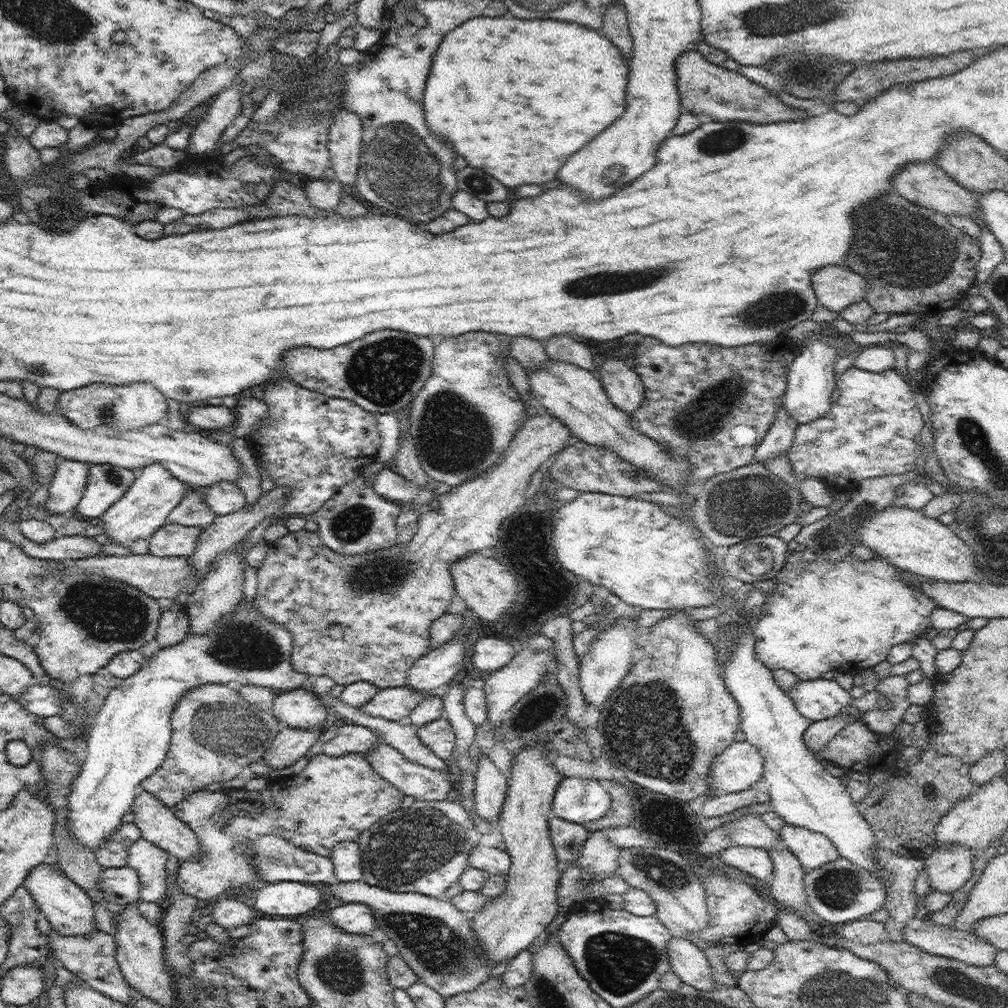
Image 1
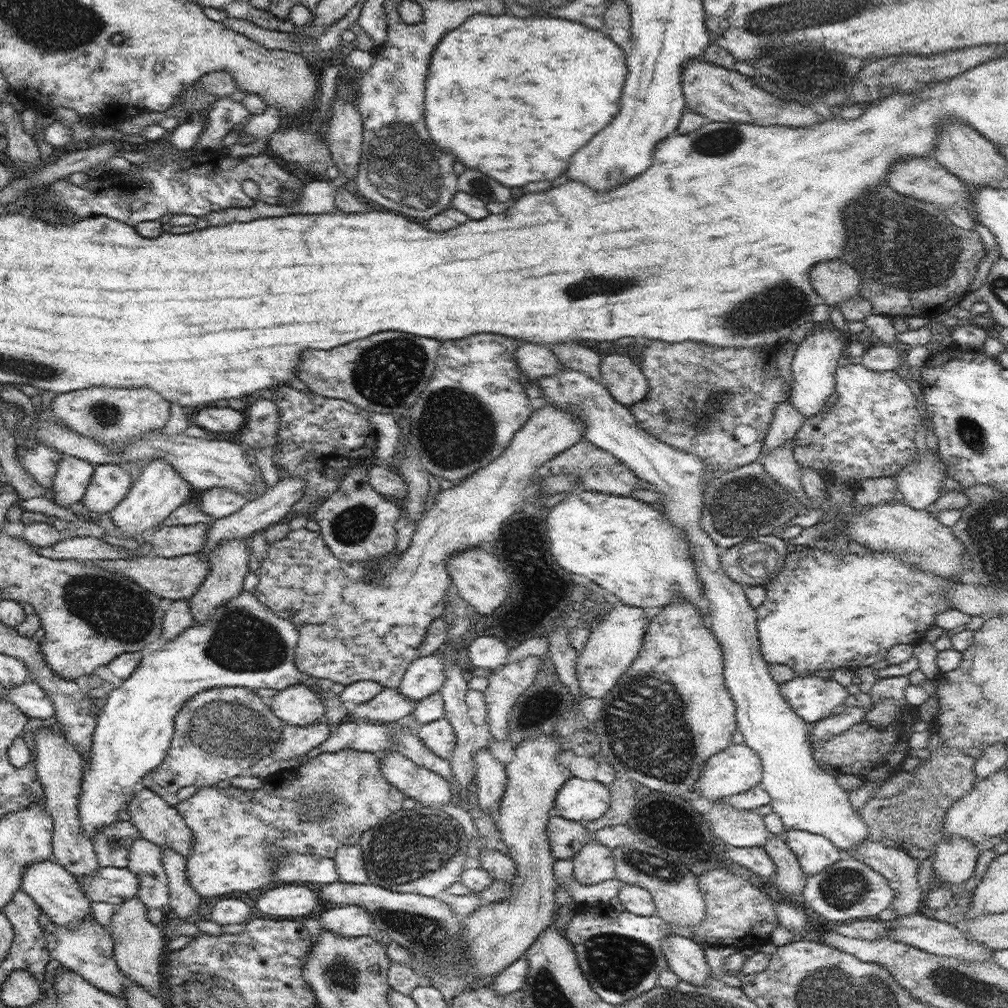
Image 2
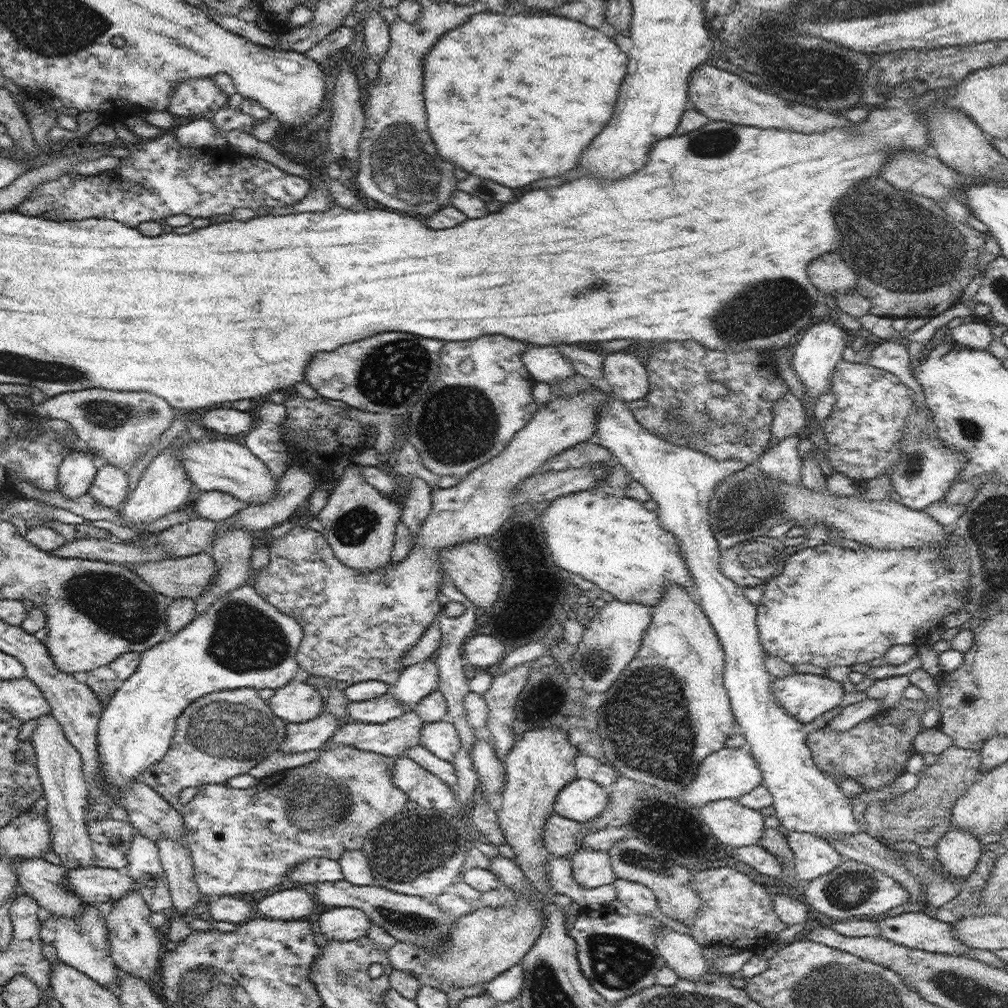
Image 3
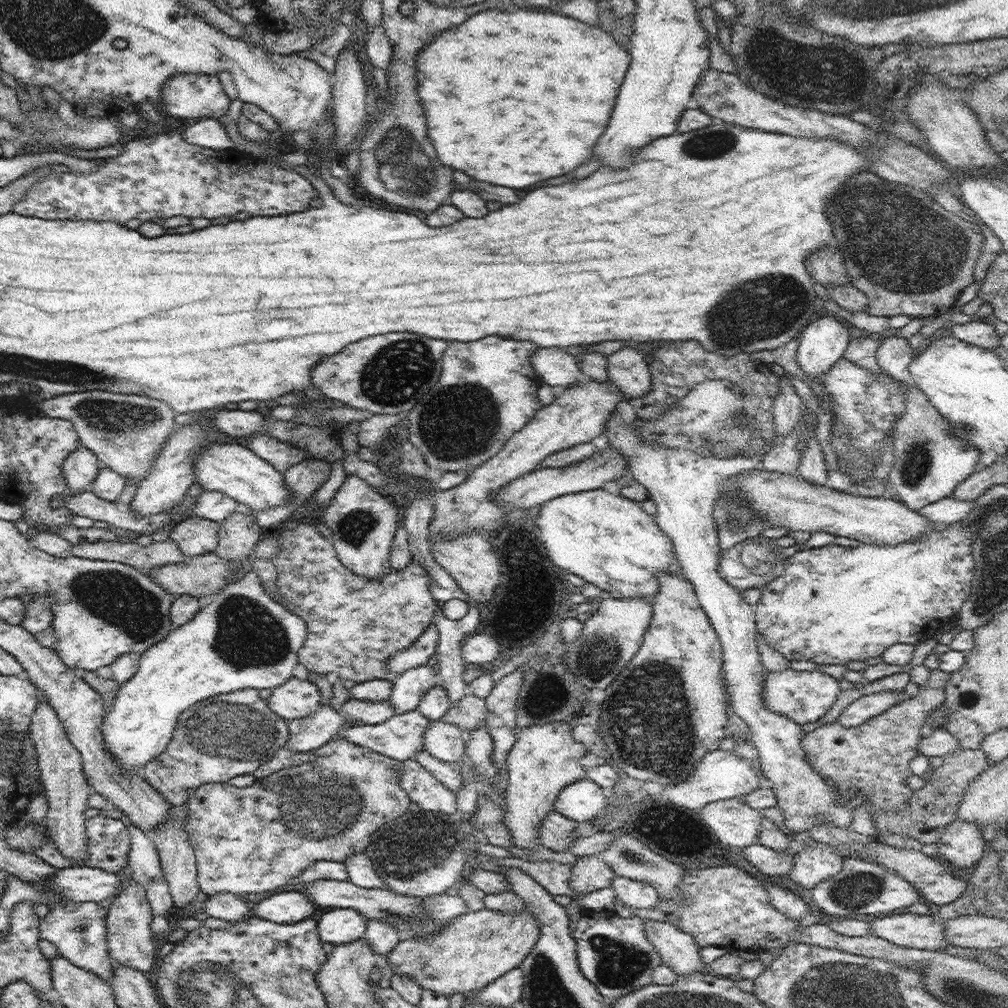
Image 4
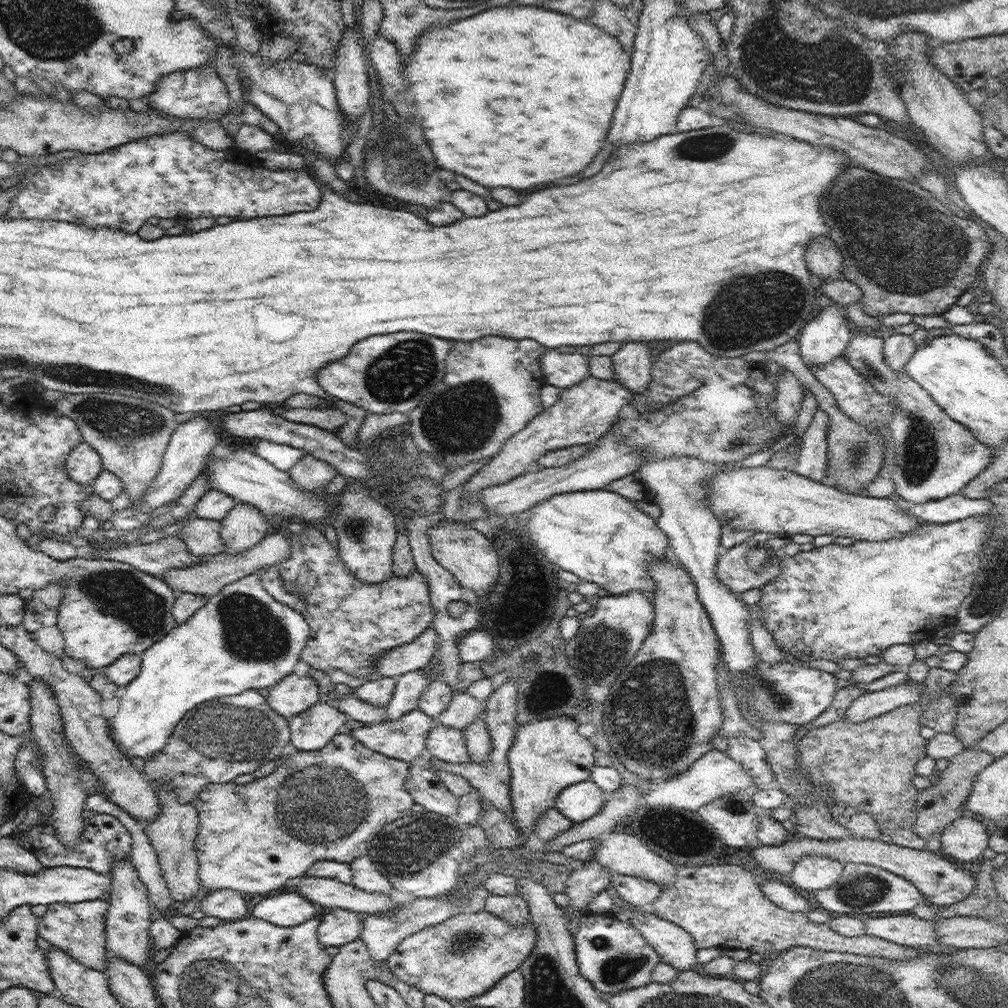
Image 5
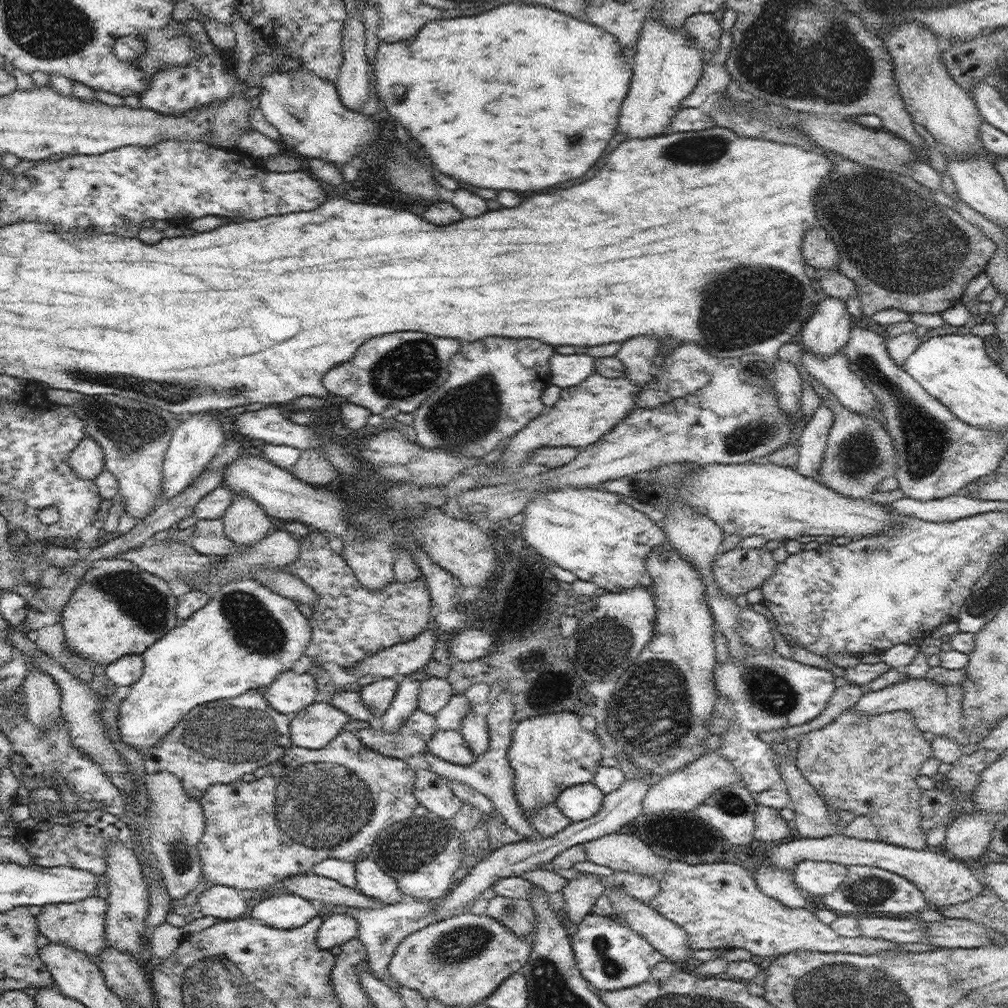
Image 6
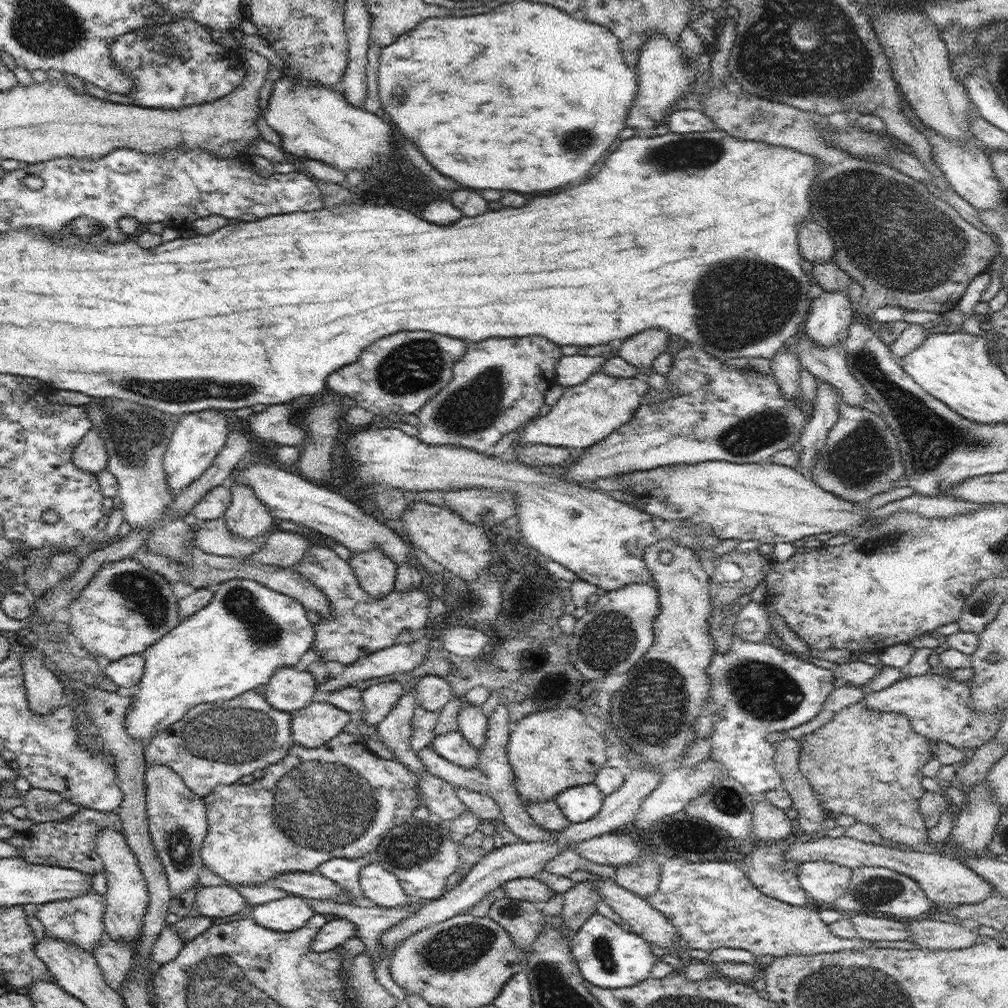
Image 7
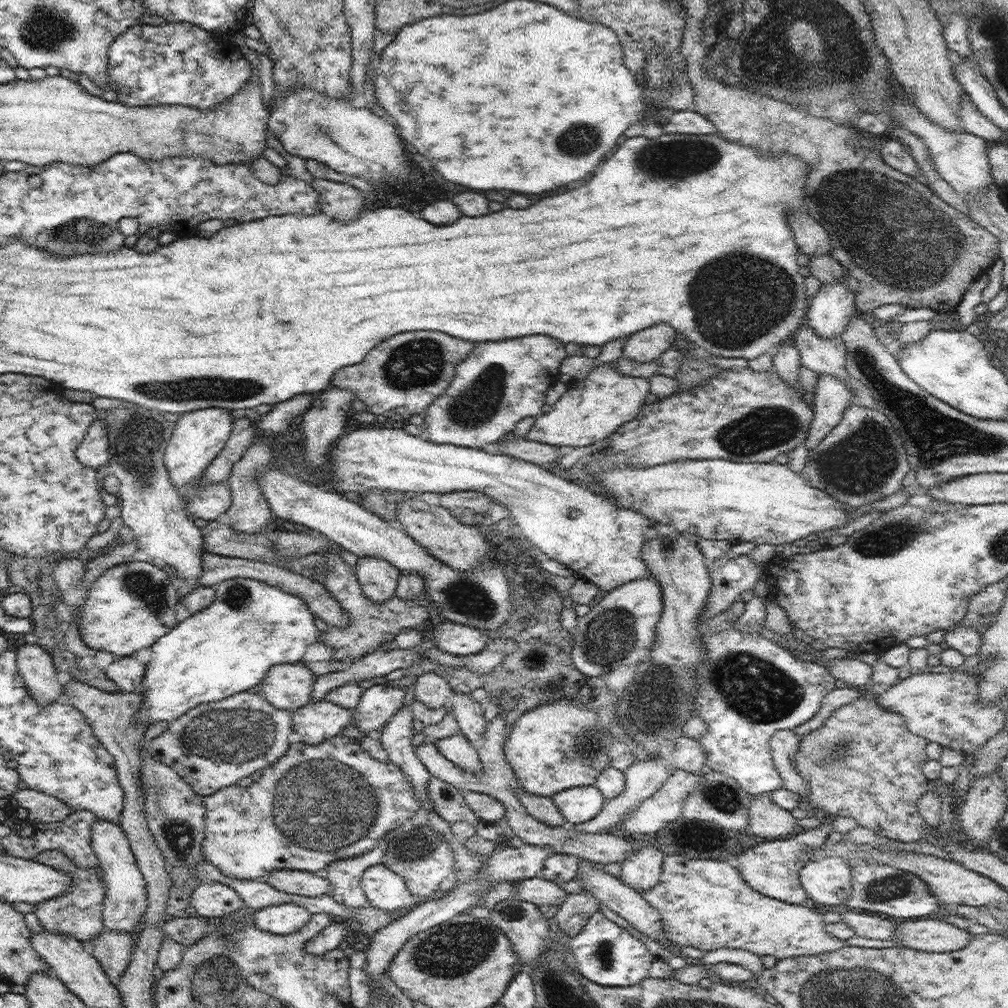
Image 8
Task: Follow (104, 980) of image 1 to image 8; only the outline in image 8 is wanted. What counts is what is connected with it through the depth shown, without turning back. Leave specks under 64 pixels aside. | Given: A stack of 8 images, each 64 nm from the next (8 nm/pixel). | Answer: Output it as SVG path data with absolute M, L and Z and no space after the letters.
M44 850L36 856L34 861L73 876L73 883L70 888L65 890L65 893L35 905L33 913L40 921L40 925L52 934L70 935L81 940L84 944L91 942L94 936L104 933L106 928L103 924L103 902L107 886L98 878L96 869L94 867L79 867L59 850Z

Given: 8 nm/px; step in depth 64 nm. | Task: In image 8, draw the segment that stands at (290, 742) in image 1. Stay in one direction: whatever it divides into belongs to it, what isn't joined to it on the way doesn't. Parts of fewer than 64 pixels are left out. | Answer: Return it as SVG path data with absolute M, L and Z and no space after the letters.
M325 698L319 701L310 700L293 711L293 731L300 734L304 744L315 745L346 733L345 728L350 724L352 711Z

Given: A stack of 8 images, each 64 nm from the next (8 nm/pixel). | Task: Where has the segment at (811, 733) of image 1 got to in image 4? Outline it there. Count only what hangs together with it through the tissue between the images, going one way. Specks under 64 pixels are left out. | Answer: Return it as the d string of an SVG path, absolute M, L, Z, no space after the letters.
M878 692L872 696L862 696L858 700L851 702L847 708L838 717L836 724L840 724L842 728L858 727L860 724L866 723L866 720L878 716L888 709L892 709L899 700L909 698L902 692Z

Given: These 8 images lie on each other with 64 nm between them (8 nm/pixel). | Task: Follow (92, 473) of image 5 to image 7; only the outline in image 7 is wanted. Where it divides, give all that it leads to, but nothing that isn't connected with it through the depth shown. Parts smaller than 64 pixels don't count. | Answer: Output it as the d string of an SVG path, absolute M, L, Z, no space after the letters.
M90 429L74 449L73 463L82 470L95 475L107 468L109 459L104 438L98 429Z

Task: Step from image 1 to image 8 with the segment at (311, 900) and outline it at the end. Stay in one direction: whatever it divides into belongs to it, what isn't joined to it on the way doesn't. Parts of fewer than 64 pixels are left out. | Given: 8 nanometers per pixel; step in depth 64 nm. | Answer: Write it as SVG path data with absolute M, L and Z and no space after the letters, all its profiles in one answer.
M285 902L256 910L253 925L260 931L274 935L290 935L303 928L310 919L310 912L303 906Z

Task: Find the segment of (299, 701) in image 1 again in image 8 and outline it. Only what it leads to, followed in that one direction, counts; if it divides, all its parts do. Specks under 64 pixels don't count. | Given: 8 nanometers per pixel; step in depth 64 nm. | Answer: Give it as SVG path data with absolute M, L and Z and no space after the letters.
M302 662L276 664L266 672L261 694L274 708L295 711L312 700L315 680Z

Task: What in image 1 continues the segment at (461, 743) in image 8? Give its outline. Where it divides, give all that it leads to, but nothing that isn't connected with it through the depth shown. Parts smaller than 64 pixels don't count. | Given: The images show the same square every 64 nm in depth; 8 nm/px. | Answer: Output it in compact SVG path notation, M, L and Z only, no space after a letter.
M445 716L416 729L419 739L441 759L451 758L455 732Z

